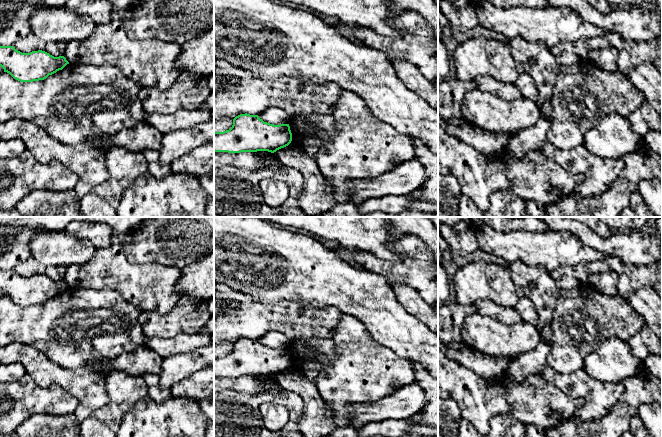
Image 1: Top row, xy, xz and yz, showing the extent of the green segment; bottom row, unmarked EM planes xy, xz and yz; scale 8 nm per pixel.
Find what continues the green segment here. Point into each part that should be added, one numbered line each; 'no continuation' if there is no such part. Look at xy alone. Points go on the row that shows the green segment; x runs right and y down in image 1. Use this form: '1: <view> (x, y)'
no continuation

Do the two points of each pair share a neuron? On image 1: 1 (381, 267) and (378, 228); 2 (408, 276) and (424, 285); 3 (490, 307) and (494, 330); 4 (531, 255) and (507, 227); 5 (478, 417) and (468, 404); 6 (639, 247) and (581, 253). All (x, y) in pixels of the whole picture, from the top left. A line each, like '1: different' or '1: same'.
1: different
2: same
3: different
4: different
5: same
6: different

